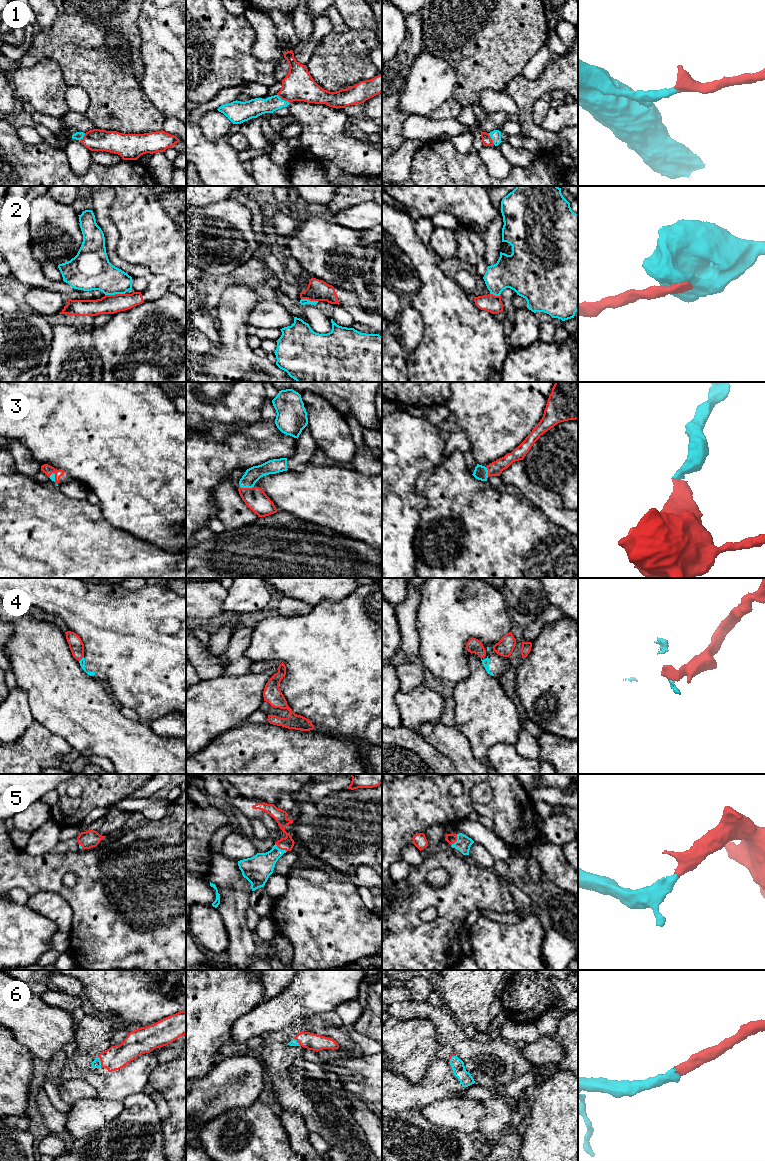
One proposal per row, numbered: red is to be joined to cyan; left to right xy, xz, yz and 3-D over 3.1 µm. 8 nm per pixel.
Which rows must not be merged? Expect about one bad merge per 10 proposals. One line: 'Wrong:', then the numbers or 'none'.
Wrong: 2, 4

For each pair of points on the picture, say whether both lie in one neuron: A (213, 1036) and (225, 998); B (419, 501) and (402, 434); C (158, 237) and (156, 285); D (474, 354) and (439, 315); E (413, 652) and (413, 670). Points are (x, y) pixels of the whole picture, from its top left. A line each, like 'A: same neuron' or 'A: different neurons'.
A: same neuron
B: same neuron
C: different neurons
D: same neuron
E: different neurons

